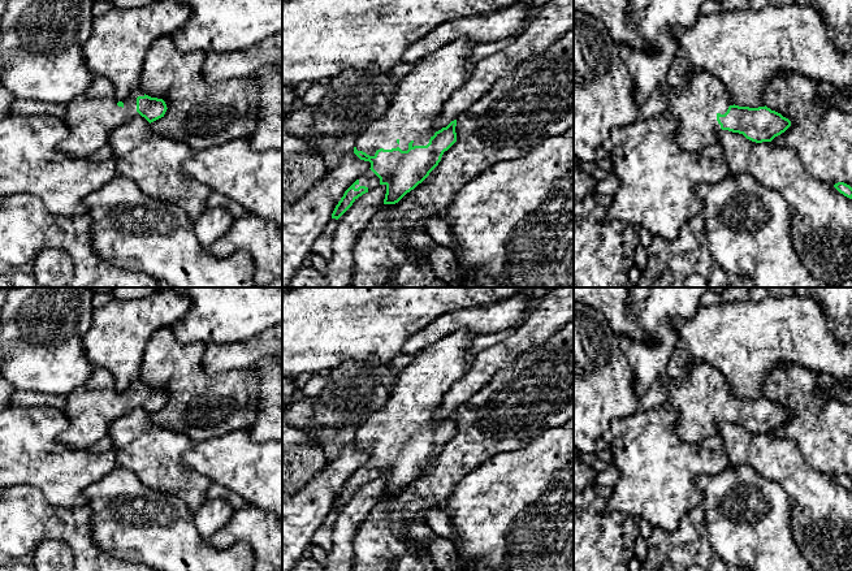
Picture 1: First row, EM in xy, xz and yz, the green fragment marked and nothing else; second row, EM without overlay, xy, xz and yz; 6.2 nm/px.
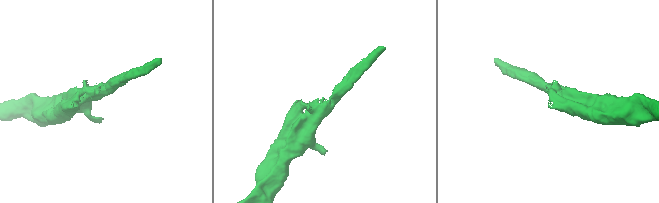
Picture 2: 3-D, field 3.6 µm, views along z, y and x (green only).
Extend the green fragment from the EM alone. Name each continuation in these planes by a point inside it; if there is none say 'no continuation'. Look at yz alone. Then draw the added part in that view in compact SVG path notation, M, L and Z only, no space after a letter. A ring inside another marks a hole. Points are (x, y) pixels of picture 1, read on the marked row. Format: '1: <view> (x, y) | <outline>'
1: yz (695, 106) | M689 70L684 87L667 90L669 114L678 120L678 144L693 153L700 153L705 147L718 144L721 125L717 114L725 114L734 105L725 85L705 72Z

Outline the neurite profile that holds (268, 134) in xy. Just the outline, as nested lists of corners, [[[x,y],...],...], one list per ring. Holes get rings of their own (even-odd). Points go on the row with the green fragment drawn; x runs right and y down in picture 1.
[[[265,65],[250,75],[256,81],[256,129],[248,137],[256,151],[282,151],[282,70]]]

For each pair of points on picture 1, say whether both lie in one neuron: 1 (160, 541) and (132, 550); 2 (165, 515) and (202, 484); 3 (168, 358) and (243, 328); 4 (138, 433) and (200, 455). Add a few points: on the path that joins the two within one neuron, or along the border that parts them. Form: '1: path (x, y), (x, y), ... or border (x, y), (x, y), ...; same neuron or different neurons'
1: path (154, 541), (141, 541), (138, 544); same neuron
2: border (154, 489), (161, 493), (176, 494), (193, 513); different neurons
3: border (176, 338), (181, 344), (203, 342), (206, 345); different neurons
4: border (194, 442), (184, 454), (182, 462), (203, 476); different neurons

